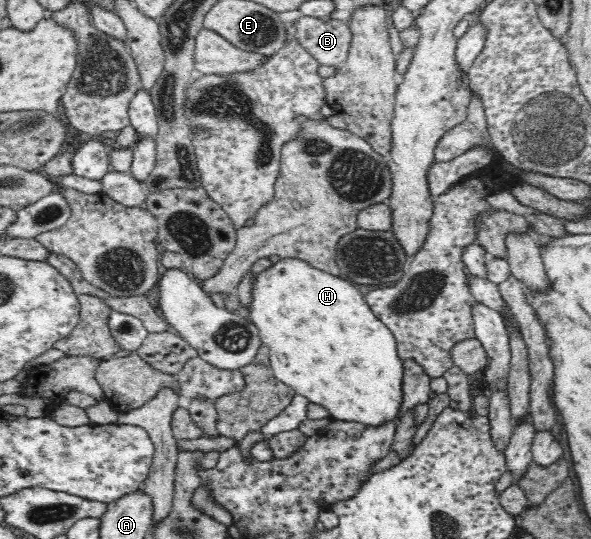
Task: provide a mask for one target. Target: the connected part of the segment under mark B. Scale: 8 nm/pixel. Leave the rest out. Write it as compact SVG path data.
M303 16L297 21L295 41L319 63L319 66L330 66L338 68L348 57L349 44L351 42L351 31L346 21L321 20L317 17Z

